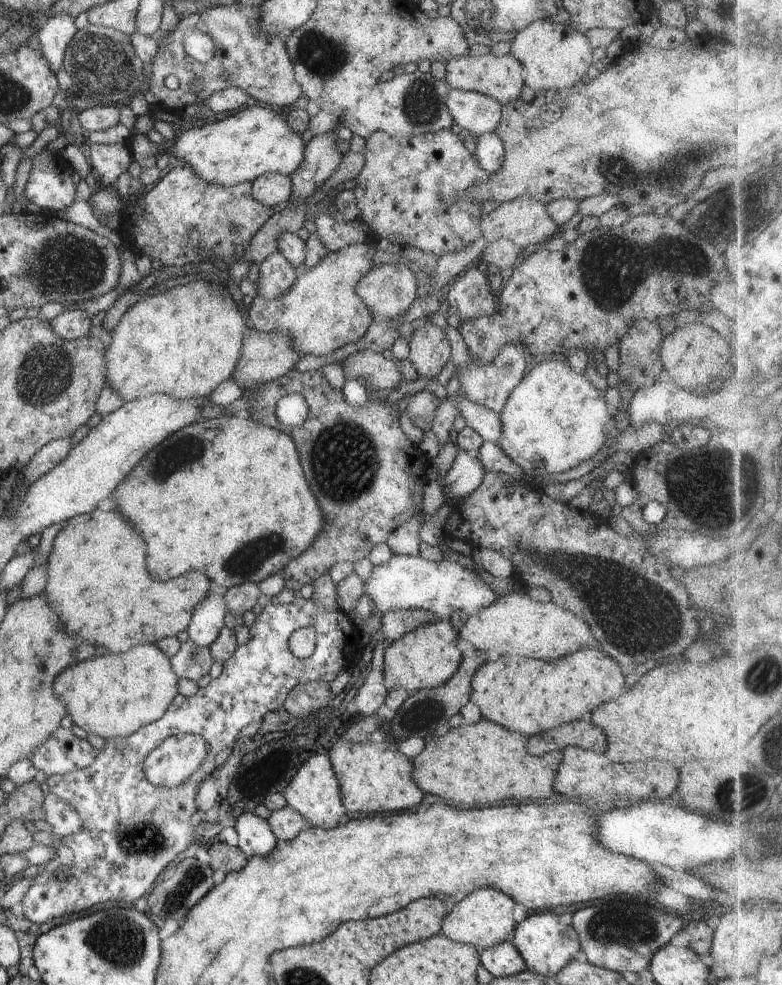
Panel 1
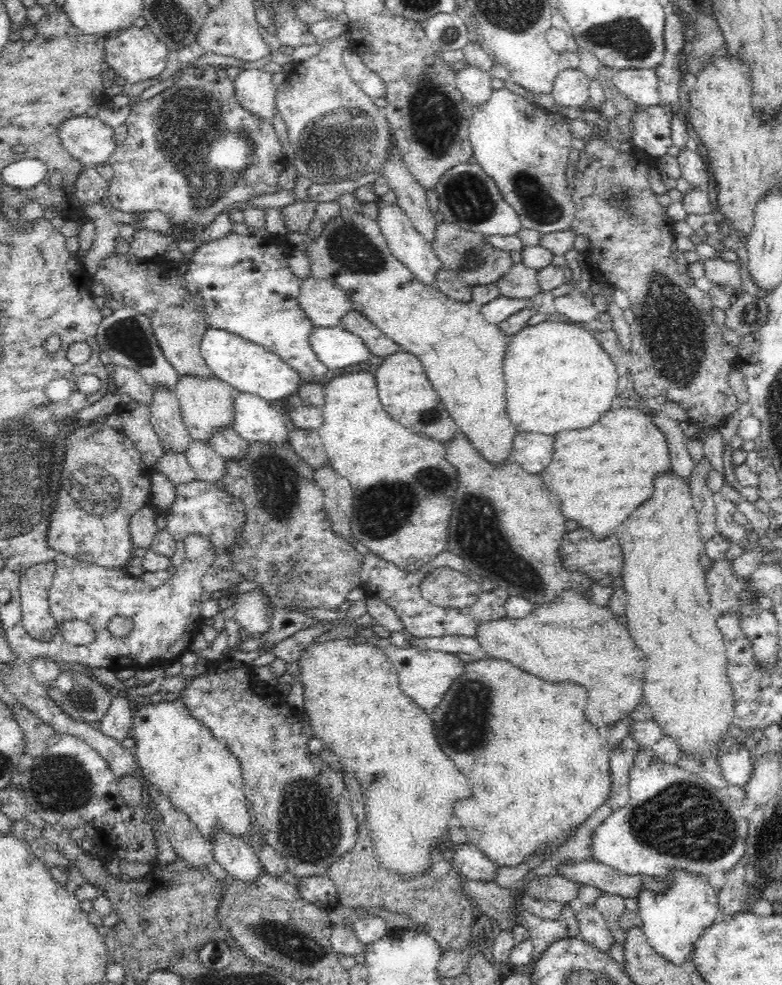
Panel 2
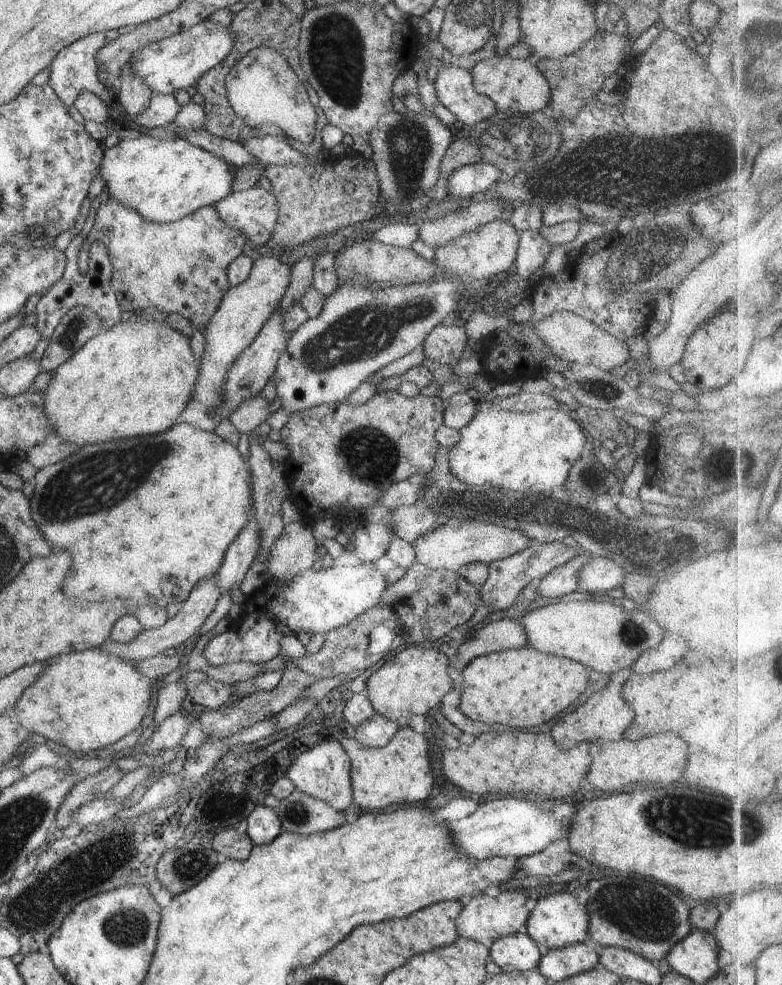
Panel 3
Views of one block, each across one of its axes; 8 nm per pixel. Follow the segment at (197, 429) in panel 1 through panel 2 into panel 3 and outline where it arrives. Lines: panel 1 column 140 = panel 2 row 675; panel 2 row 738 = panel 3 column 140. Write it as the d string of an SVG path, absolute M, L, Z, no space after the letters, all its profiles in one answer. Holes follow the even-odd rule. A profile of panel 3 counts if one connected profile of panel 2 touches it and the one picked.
M178 422L170 430L157 435L110 441L92 446L84 445L66 460L62 459L56 464L42 467L32 482L35 489L29 497L30 510L38 530L52 548L66 550L72 556L72 566L62 583L66 597L91 603L122 599L130 602L130 611L142 605L158 605L165 608L168 604L183 603L198 582L216 574L222 566L230 543L248 522L247 511L250 505L253 506L253 494L246 483L246 476L249 475L246 467L248 462L244 462L240 451L216 435L214 431L203 431L194 428L191 424Z

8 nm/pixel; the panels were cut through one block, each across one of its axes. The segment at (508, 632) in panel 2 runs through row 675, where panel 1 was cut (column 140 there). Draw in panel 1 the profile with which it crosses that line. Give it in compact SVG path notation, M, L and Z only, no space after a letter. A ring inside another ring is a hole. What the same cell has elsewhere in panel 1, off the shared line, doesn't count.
M100 508L91 513L66 520L55 536L52 552L46 564L44 596L48 604L58 610L66 632L76 638L90 640L118 654L141 644L155 644L160 638L176 637L190 624L194 606L210 594L210 580L204 572L188 572L174 580L152 580L146 570L146 540L144 536L116 509L105 512Z

